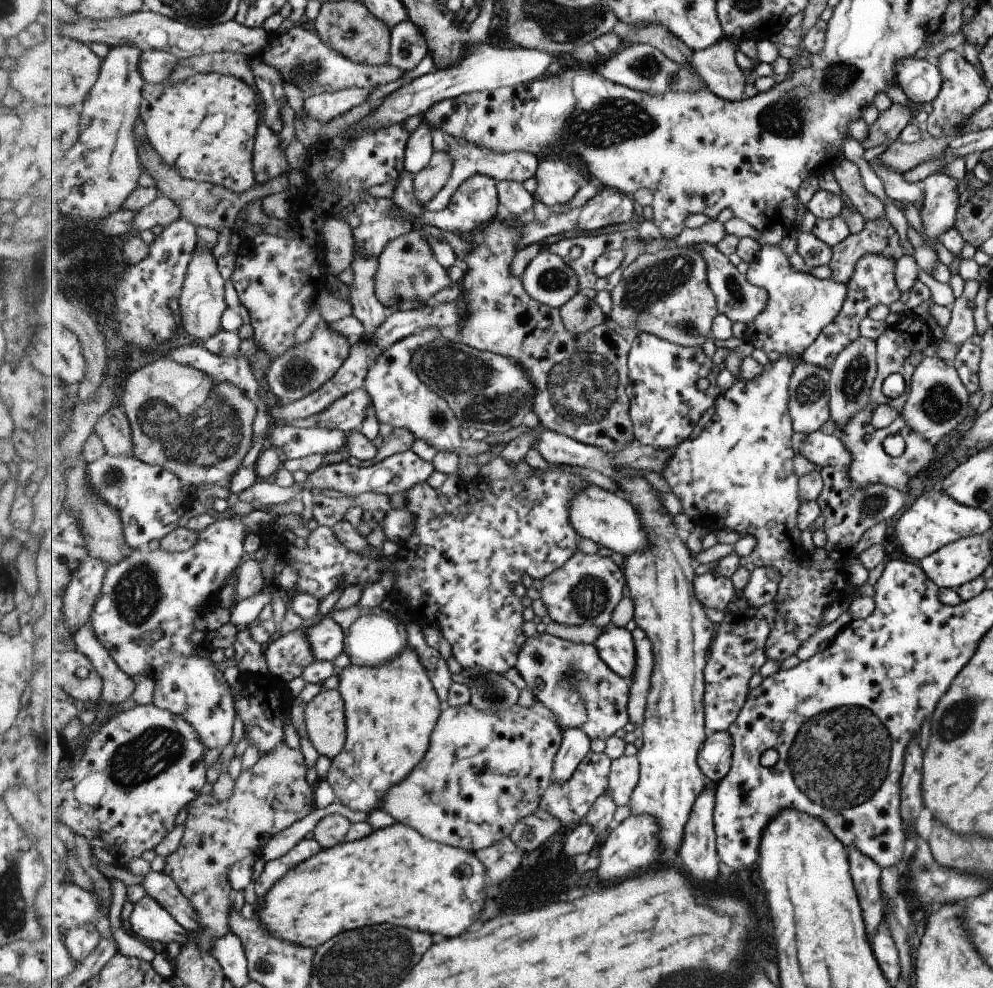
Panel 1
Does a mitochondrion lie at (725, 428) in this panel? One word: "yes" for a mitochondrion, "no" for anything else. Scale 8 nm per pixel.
no

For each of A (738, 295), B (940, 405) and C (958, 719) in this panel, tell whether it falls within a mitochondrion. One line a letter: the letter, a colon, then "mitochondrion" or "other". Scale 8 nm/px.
A: mitochondrion
B: mitochondrion
C: mitochondrion

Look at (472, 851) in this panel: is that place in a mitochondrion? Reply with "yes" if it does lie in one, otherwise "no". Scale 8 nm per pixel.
no

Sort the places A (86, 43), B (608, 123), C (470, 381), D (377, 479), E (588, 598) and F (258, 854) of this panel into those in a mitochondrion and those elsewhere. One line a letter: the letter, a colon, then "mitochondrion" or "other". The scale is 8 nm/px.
A: other
B: mitochondrion
C: mitochondrion
D: other
E: mitochondrion
F: other

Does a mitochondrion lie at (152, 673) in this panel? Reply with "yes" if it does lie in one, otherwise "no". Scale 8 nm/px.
no

